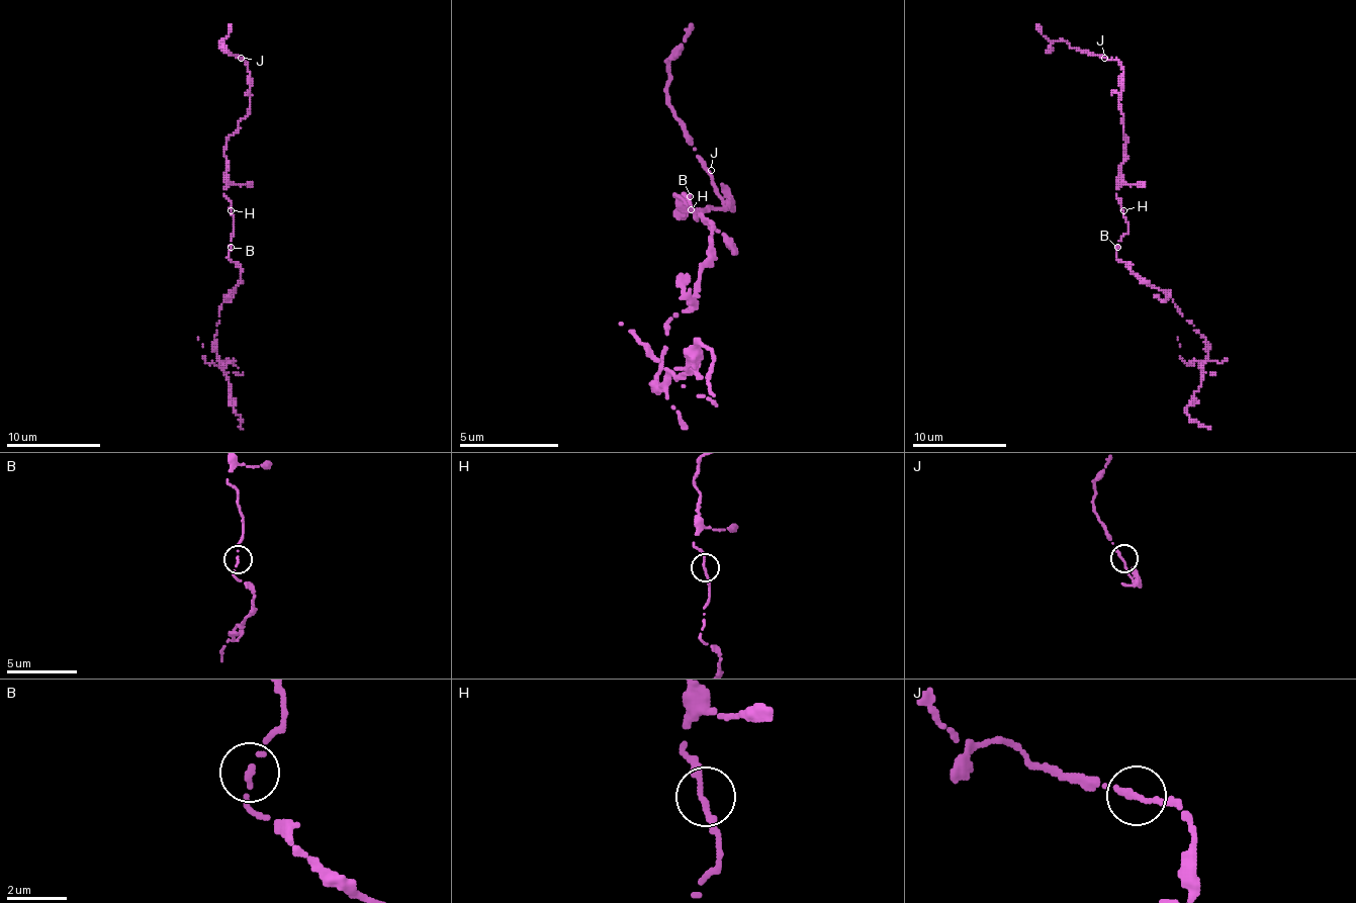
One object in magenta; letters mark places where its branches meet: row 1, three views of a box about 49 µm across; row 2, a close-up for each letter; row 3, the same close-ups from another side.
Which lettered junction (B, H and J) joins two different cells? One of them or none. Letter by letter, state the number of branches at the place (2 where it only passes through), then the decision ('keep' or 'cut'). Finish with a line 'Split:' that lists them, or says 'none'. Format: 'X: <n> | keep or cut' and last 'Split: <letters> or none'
B: 1 | keep
H: 2 | keep
J: 1 | keep
Split: none

